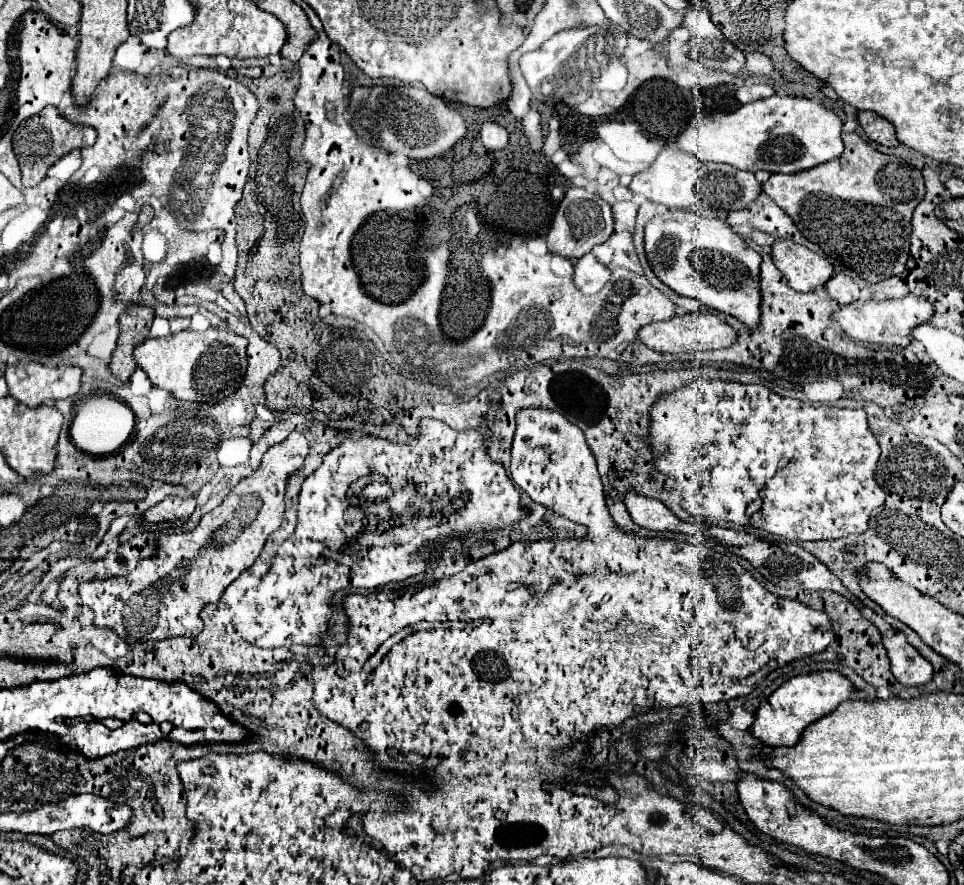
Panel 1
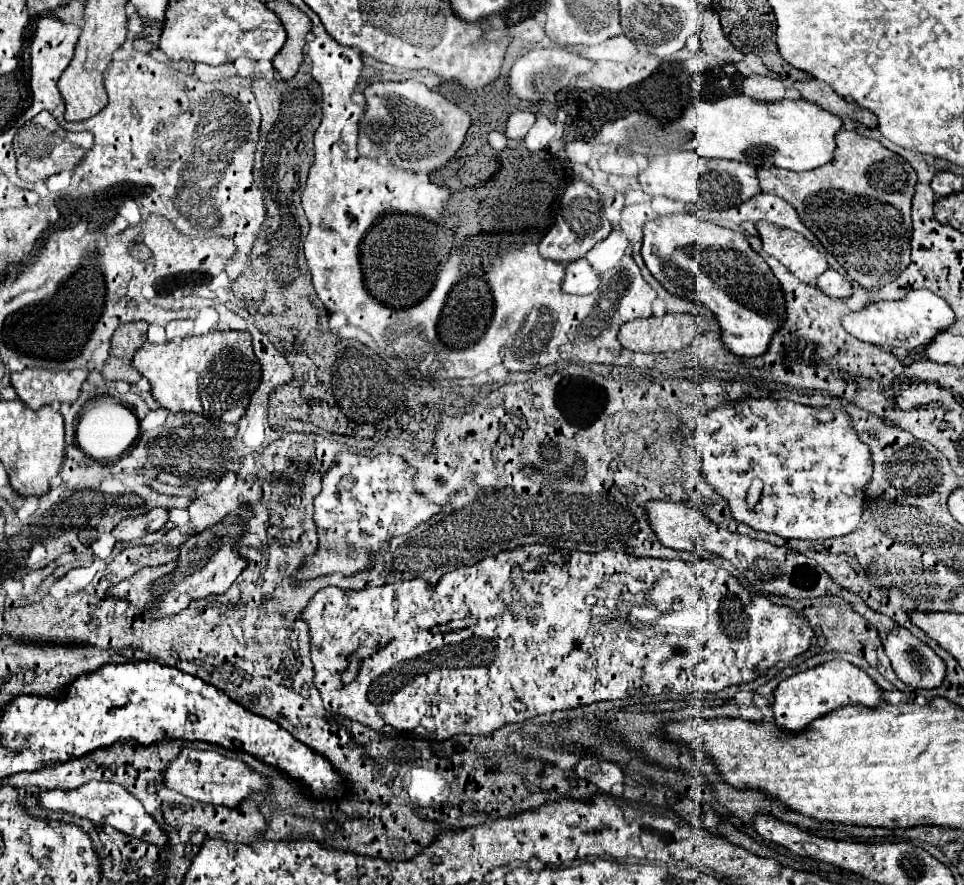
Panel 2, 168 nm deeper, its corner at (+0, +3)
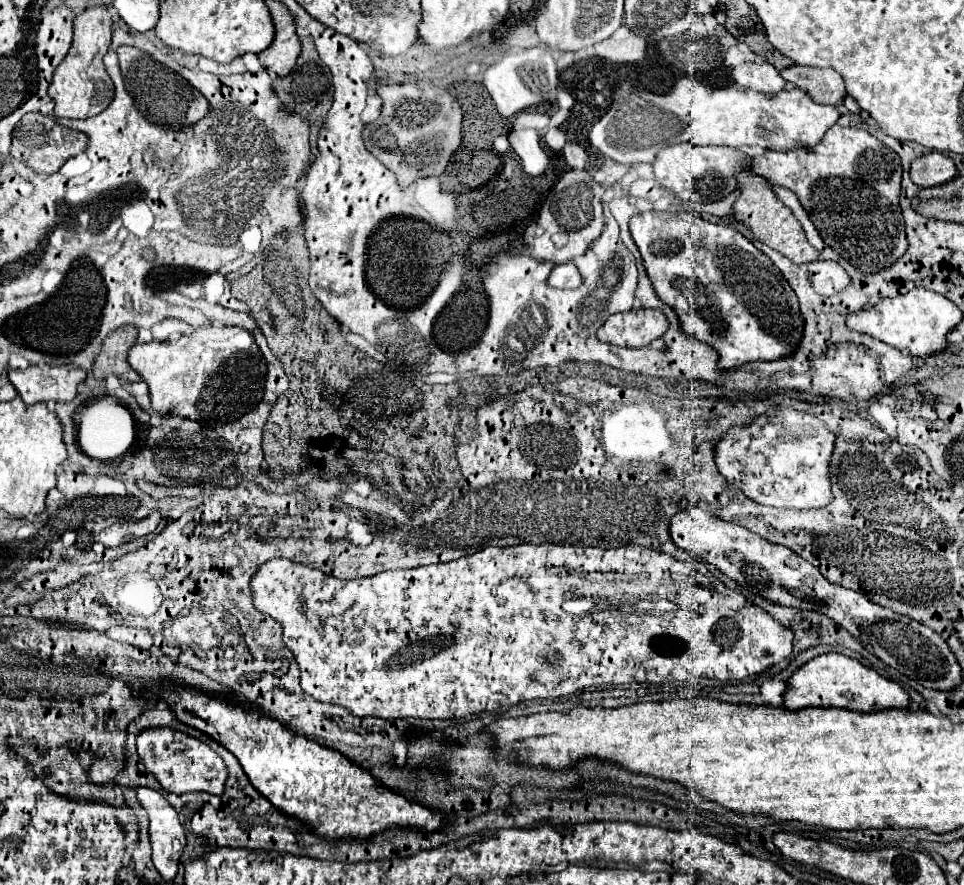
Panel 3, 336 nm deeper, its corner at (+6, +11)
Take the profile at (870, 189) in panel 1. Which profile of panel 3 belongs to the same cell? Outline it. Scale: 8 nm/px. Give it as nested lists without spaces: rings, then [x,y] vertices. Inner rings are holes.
[[[834,124],[822,144],[814,148],[814,152],[806,152],[804,148],[794,152],[774,152],[766,150],[762,156],[752,158],[752,172],[772,186],[784,186],[792,190],[800,204],[806,208],[810,220],[820,232],[826,246],[838,252],[848,264],[852,264],[860,272],[882,272],[888,270],[896,260],[900,260],[908,248],[904,234],[904,218],[900,210],[900,180],[902,180],[902,164],[896,152],[892,152],[878,138],[868,134],[866,130],[850,128]]]

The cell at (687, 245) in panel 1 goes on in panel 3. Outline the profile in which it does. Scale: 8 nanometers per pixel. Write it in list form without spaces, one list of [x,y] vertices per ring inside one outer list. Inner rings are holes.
[[[644,212],[644,214],[638,214],[630,220],[630,232],[632,232],[632,238],[642,254],[642,260],[644,260],[644,268],[652,280],[652,286],[656,290],[656,294],[676,310],[676,314],[680,316],[682,320],[682,328],[686,334],[694,336],[696,340],[702,340],[704,344],[710,344],[712,348],[718,350],[720,354],[720,362],[718,362],[718,368],[722,370],[728,370],[728,368],[736,368],[740,364],[746,364],[746,362],[752,362],[752,360],[776,360],[776,358],[784,358],[788,356],[790,352],[794,352],[800,336],[802,336],[802,314],[798,310],[798,300],[794,296],[794,290],[790,288],[790,284],[784,280],[782,272],[770,262],[770,258],[766,258],[750,240],[746,240],[738,230],[730,228],[730,226],[724,226],[724,224],[712,224],[712,222],[706,222],[690,212]]]

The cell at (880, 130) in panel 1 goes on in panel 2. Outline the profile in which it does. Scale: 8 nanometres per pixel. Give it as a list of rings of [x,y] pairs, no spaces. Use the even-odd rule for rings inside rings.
[[[810,78],[806,82],[794,82],[794,88],[802,94],[804,100],[822,106],[824,110],[836,116],[848,116],[868,128],[876,128],[876,116],[872,116],[866,108],[860,108],[854,102],[846,102],[840,94],[836,94],[826,82]]]

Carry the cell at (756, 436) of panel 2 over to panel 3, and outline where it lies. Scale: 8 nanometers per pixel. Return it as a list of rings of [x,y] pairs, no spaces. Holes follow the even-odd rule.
[[[782,404],[770,406],[764,414],[756,416],[752,424],[730,426],[712,444],[714,444],[714,462],[718,472],[722,472],[728,484],[742,490],[744,496],[748,496],[756,504],[774,506],[774,508],[810,510],[810,508],[824,508],[834,500],[830,486],[830,456],[836,446],[836,434],[828,430],[826,424],[810,412],[800,412],[794,410],[792,406],[782,406]]]

